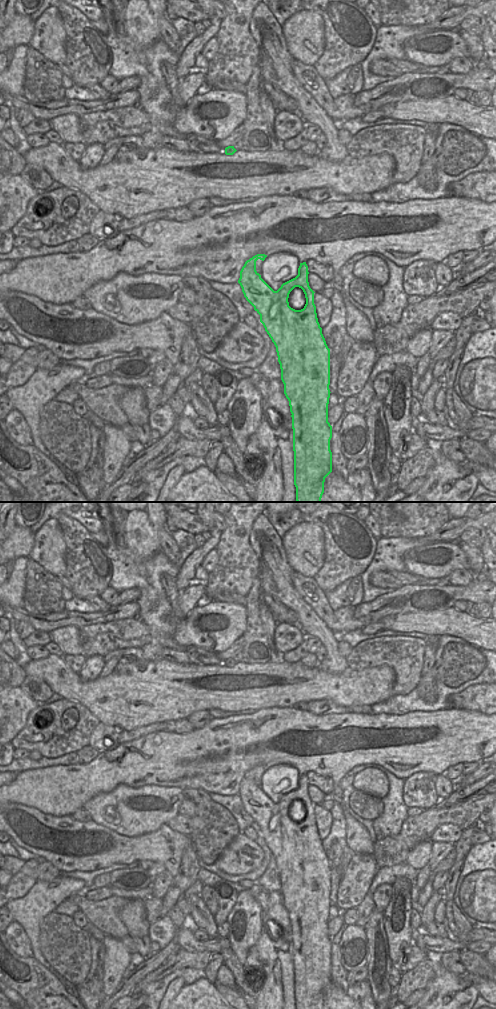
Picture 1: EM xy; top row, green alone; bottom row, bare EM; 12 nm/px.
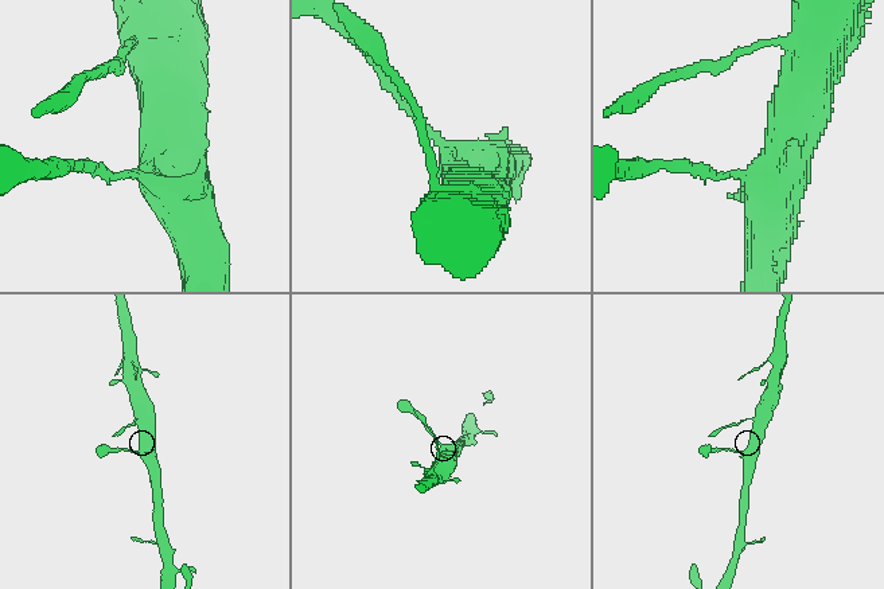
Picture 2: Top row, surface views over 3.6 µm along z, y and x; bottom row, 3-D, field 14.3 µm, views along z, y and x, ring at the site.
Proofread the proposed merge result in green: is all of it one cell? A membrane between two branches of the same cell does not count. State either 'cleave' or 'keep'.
cleave

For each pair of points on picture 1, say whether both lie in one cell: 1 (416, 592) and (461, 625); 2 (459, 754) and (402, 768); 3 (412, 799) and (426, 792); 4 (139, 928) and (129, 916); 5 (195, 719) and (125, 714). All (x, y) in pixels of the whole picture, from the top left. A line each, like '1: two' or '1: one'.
1: two
2: one
3: one
4: one
5: two

